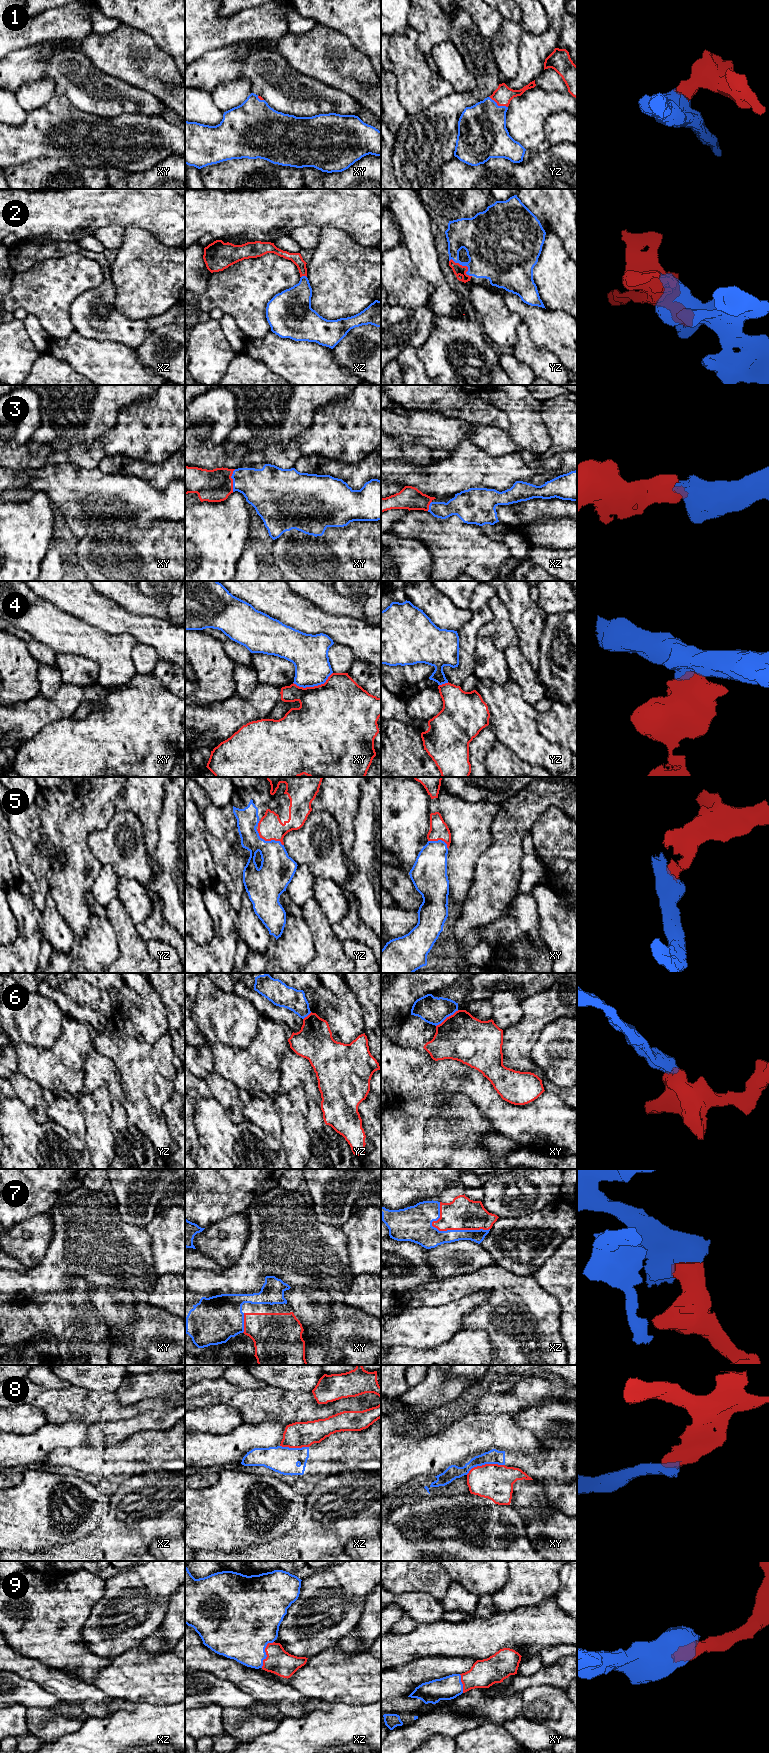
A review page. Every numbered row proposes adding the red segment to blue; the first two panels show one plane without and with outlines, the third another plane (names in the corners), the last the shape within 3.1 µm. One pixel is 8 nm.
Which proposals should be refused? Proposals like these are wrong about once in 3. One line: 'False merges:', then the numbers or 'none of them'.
False merges: 4, 6, 8

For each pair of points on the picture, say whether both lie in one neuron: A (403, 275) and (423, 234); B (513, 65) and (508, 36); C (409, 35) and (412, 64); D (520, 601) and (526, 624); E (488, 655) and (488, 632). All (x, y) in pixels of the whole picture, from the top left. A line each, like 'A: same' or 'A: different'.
A: different
B: same
C: same
D: same
E: same

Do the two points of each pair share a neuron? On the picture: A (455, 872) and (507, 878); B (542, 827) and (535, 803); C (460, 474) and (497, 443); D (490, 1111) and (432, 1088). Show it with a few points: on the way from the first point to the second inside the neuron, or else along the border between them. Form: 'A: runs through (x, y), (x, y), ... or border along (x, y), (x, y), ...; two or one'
A: border along (483, 852), (477, 860), (474, 877), (465, 896); two
B: border along (561, 808), (549, 806), (536, 820), (529, 833); two
C: border along (466, 439), (491, 456), (503, 456), (510, 452); two
D: runs through (477, 1096), (468, 1087), (447, 1087); one

